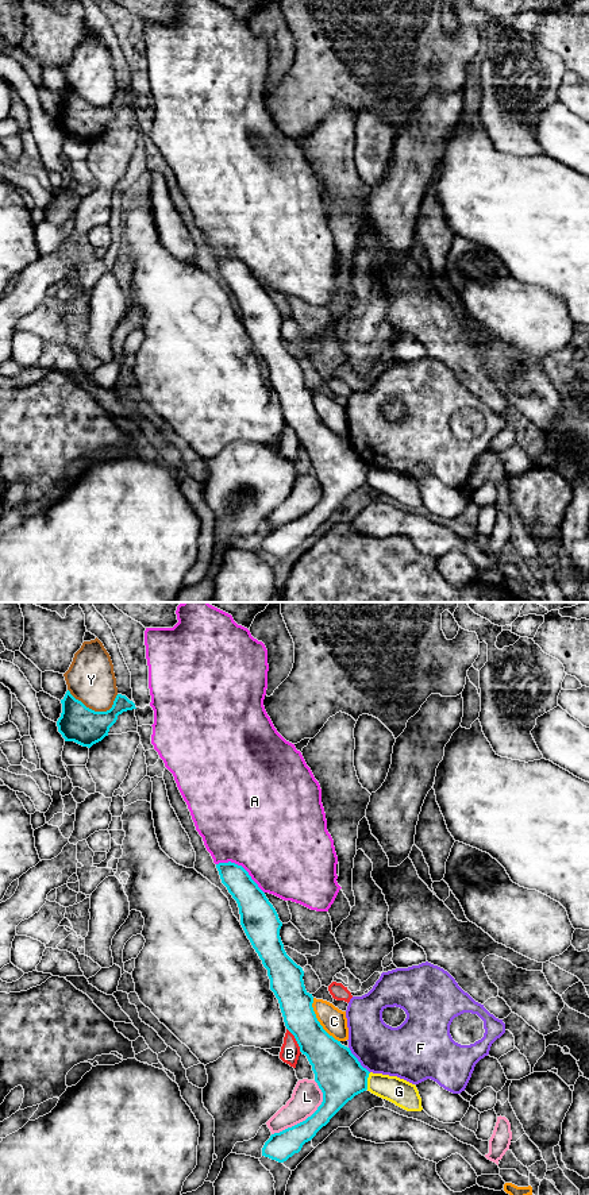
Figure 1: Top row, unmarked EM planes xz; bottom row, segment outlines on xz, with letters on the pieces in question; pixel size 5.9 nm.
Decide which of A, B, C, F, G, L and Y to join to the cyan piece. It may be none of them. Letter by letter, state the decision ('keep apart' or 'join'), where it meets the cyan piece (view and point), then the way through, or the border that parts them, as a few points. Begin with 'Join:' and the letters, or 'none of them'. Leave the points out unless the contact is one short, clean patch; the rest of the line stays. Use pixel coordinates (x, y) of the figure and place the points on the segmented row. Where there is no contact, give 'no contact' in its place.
Join: none of them
A: keep apart | xz (242, 867)
B: keep apart | xz (296, 1040)
C: keep apart | xz (318, 1021)
F: keep apart | xz (357, 1060) | along xz (349, 1047), (350, 1052), (369, 1072)
G: keep apart | xz (366, 1080) | along xz (370, 1072), (366, 1089)
L: keep apart | xz (308, 1117)
Y: keep apart | xz (93, 710)

